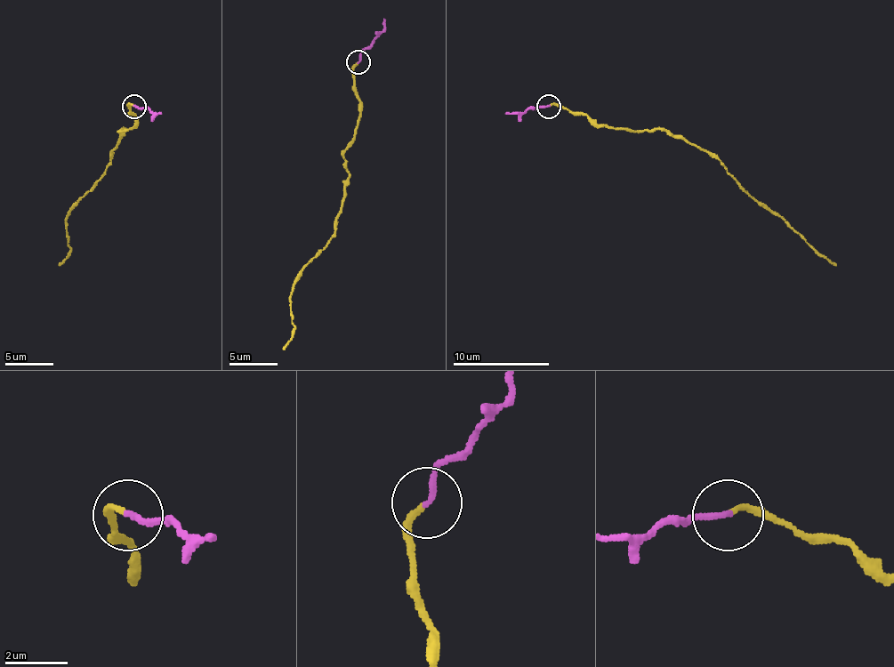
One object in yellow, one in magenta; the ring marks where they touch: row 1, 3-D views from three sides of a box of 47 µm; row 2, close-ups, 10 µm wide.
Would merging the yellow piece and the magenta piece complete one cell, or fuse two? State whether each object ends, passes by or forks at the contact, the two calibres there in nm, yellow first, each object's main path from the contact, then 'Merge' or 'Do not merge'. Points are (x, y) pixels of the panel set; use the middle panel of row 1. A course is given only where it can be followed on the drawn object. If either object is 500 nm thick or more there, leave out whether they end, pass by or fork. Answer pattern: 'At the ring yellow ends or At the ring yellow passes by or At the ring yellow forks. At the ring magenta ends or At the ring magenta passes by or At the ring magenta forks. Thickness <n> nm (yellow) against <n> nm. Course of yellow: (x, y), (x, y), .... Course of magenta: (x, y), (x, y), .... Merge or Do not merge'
At the ring yellow ends. At the ring magenta ends. Thickness 180 nm (yellow) against 200 nm. Course of yellow: (358, 62), (360, 111), (343, 155), (345, 196), (336, 232), (292, 285), (294, 332), (283, 349). Course of magenta: (358, 62), (384, 26), (384, 19). Do not merge

